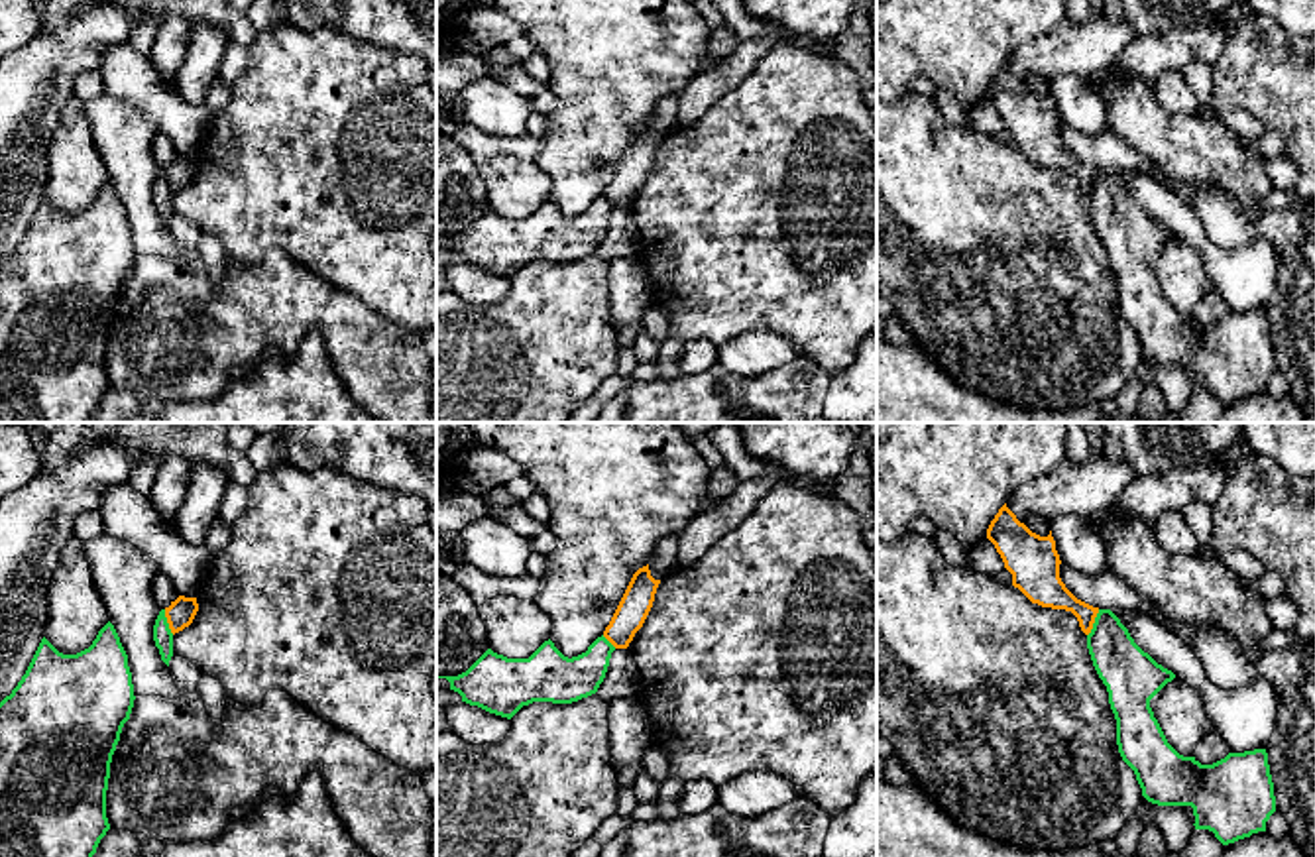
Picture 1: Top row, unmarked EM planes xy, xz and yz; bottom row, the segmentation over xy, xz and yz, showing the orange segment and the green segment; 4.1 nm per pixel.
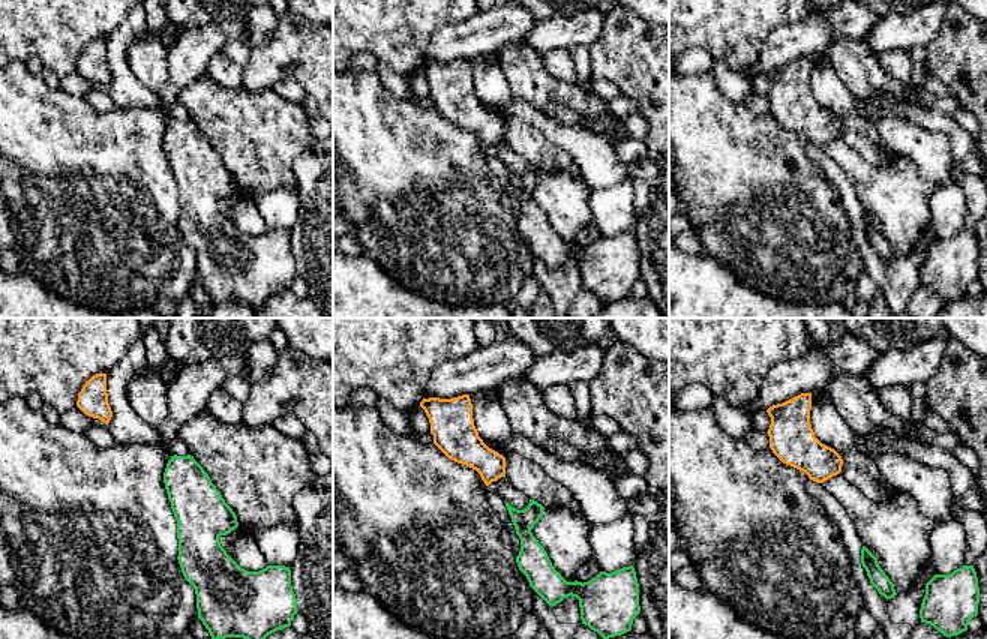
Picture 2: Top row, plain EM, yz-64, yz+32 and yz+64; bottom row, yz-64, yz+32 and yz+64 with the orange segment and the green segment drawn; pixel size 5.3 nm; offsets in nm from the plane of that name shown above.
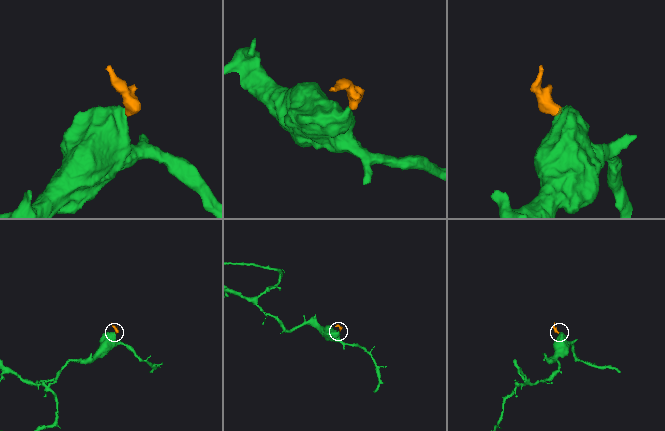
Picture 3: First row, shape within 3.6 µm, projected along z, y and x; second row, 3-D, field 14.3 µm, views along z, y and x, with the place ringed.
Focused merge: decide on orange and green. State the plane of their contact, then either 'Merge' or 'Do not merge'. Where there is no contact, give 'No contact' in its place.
Touches orange in yz. Do not merge

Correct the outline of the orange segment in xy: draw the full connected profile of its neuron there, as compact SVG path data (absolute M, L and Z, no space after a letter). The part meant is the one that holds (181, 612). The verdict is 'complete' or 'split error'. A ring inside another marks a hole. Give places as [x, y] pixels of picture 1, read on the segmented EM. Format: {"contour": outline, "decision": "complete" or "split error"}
{"contour": "M179 596L175 601L171 601L171 605L165 607L165 617L171 633L175 635L183 631L185 627L189 627L197 611L199 611L197 598Z", "decision": "complete"}

